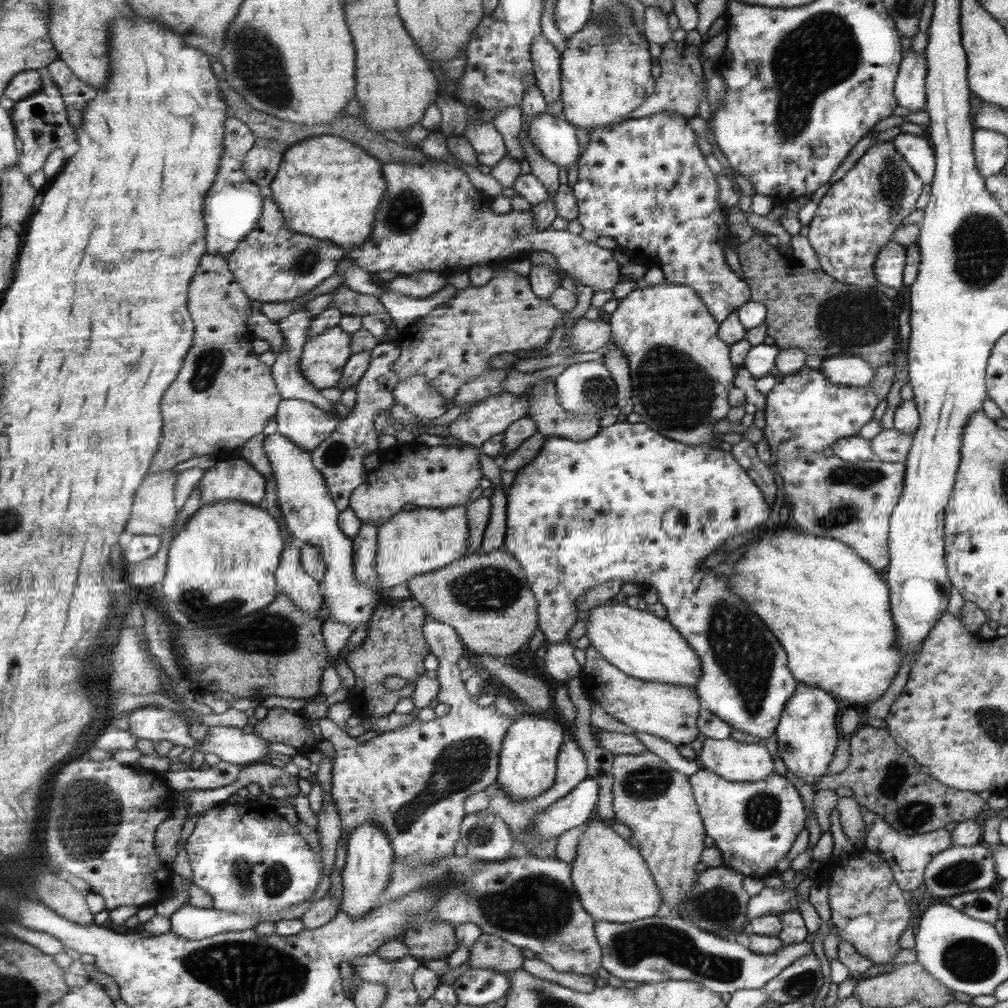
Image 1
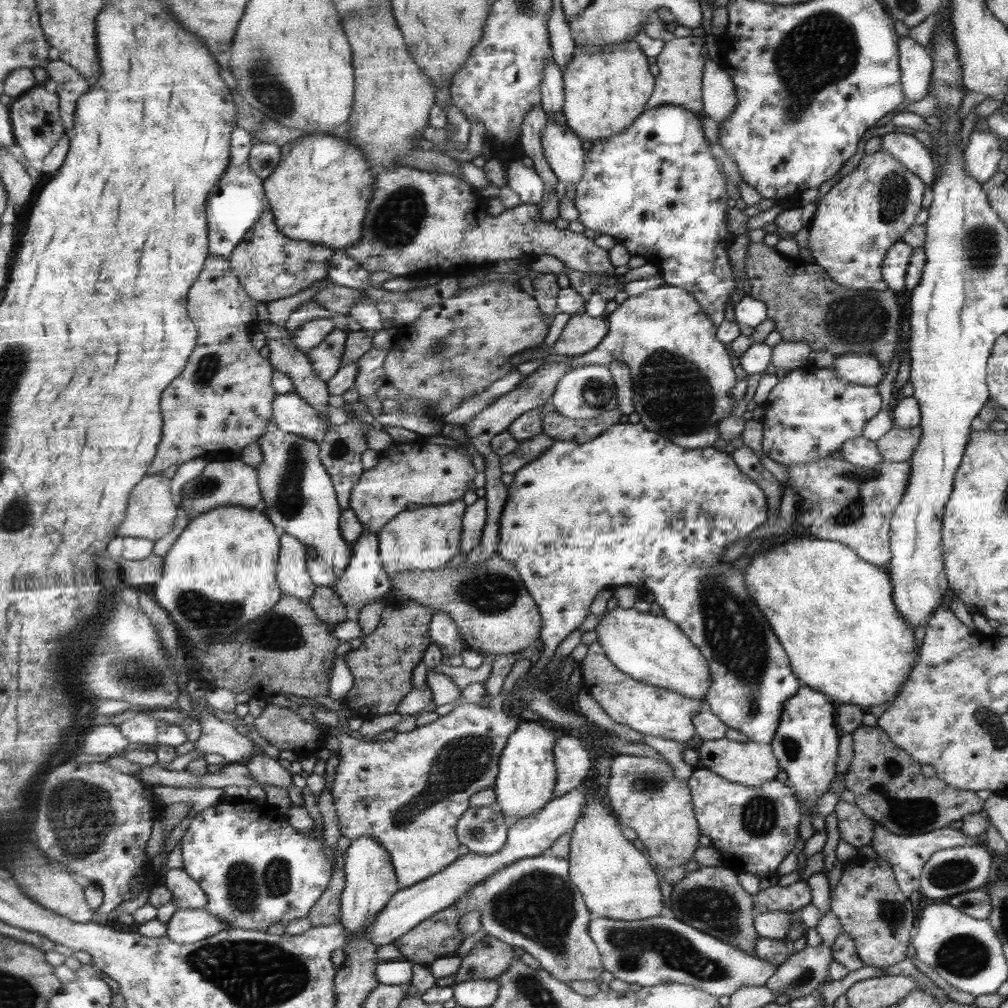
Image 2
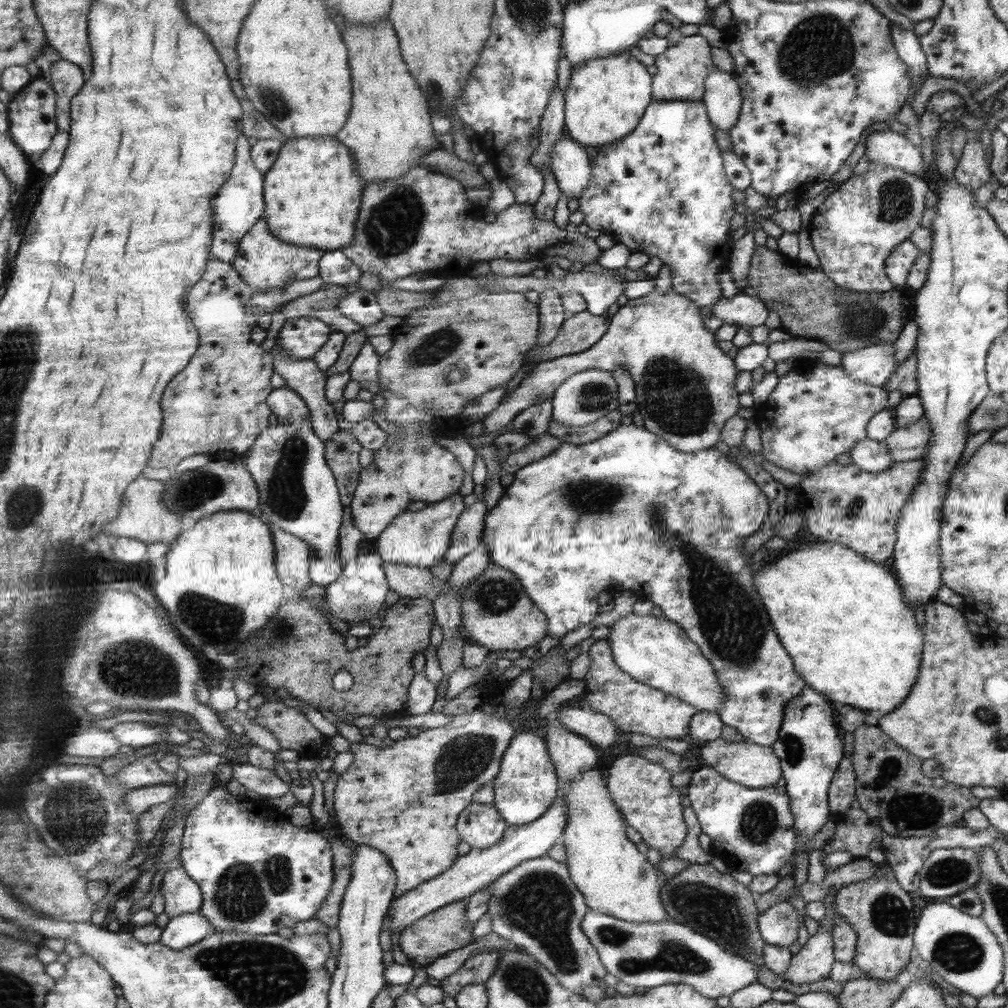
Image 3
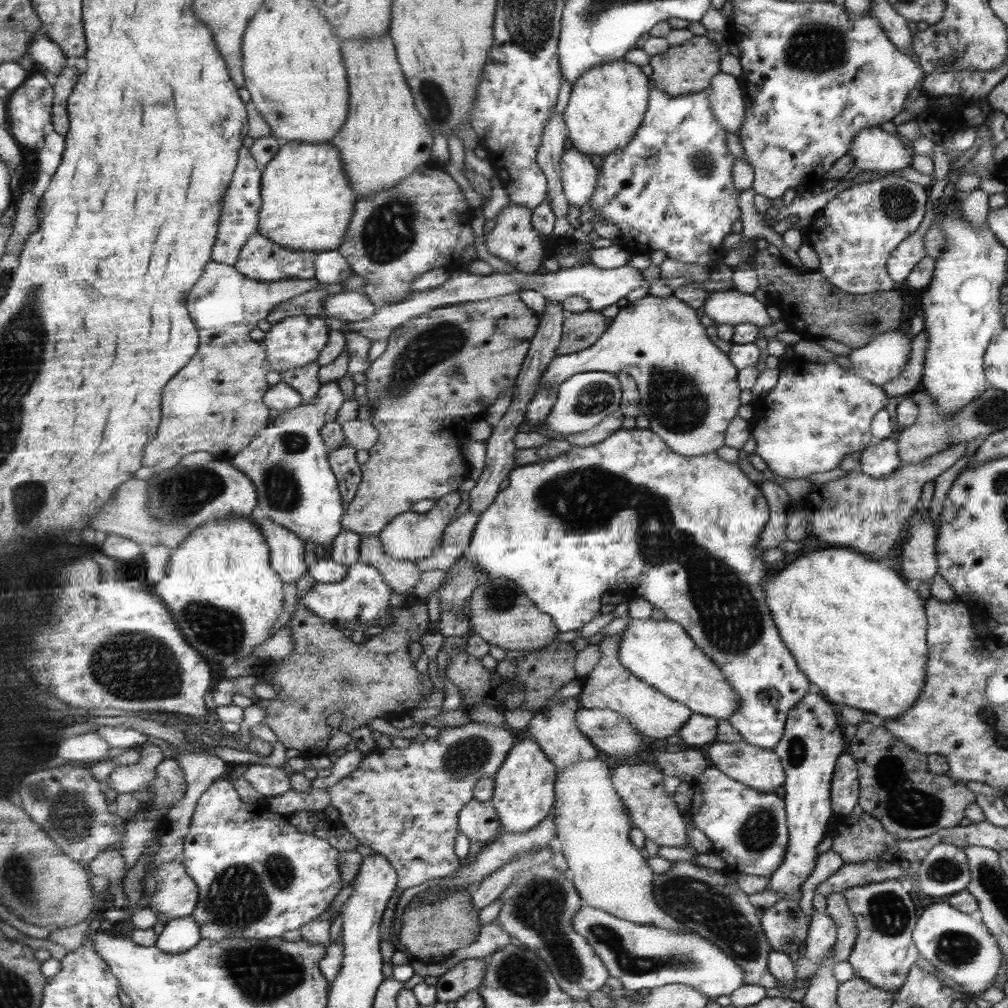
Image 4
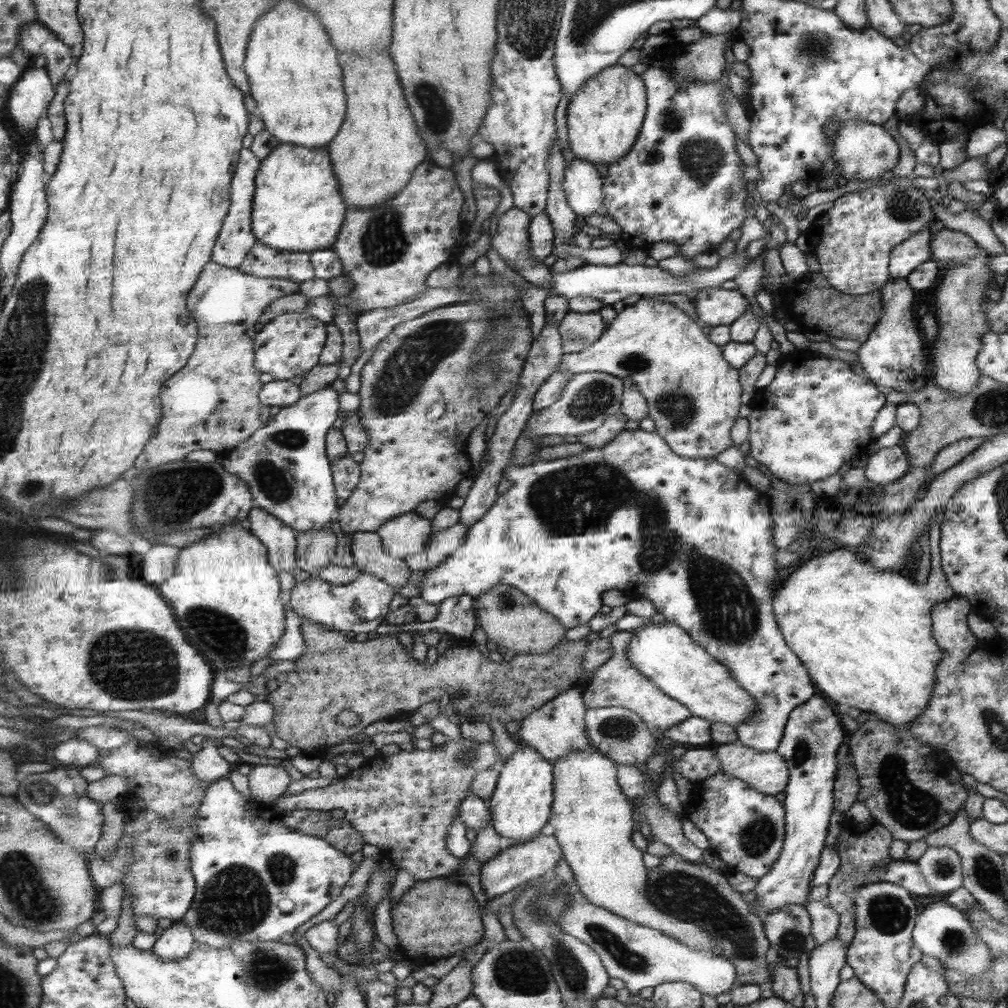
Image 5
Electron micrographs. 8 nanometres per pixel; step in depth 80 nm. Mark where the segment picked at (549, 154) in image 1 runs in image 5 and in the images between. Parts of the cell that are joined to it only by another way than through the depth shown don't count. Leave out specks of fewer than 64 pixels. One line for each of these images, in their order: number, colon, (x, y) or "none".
2: (562, 150)
3: (570, 166)
4: (578, 176)
5: (581, 185)

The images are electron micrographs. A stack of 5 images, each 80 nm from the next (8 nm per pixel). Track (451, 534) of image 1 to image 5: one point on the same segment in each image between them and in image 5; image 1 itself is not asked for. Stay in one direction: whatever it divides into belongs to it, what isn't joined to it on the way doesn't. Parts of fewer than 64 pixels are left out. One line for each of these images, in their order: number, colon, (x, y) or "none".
2: (426, 538)
3: (420, 538)
4: (409, 536)
5: (406, 534)

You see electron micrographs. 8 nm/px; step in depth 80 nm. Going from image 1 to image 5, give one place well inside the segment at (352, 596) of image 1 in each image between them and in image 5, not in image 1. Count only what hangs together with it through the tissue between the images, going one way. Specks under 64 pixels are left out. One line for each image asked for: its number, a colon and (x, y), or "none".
2: (299, 497)
3: (297, 492)
4: (288, 462)
5: (283, 463)

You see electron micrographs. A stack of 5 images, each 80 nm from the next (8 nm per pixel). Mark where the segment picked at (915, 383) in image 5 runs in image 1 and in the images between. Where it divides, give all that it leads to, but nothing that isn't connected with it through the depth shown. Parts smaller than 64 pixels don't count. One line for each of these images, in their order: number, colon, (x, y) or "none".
1: (851, 371)
2: (859, 369)
3: (873, 365)
4: (882, 359)

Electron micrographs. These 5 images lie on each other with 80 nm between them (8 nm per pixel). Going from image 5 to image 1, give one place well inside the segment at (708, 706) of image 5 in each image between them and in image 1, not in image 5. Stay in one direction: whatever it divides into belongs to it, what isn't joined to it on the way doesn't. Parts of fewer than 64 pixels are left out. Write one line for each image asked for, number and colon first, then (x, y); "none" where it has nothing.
1: (642, 645)
2: (651, 649)
3: (653, 650)
4: (661, 653)

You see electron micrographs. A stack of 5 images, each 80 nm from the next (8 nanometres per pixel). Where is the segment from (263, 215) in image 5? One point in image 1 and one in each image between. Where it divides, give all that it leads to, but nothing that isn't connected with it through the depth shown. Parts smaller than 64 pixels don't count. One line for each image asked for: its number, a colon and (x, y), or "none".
1: (326, 187)
2: (319, 191)
3: (312, 191)
4: (306, 197)

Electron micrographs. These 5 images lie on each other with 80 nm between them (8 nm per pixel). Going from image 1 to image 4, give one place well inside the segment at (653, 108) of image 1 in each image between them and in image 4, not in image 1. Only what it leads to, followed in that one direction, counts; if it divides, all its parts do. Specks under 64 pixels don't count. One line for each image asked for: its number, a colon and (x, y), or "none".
2: (680, 63)
3: (680, 72)
4: (685, 68)

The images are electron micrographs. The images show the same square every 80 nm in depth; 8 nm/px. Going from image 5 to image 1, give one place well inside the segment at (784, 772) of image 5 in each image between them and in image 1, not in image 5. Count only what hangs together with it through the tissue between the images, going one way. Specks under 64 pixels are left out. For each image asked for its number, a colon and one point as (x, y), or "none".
1: (732, 760)
2: (750, 763)
3: (749, 764)
4: (759, 768)

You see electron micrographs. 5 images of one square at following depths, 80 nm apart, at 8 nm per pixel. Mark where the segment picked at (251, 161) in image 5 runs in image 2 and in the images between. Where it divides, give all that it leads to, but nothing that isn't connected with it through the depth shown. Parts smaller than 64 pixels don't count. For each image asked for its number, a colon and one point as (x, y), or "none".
2: (234, 206)
3: (238, 205)
4: (242, 203)

